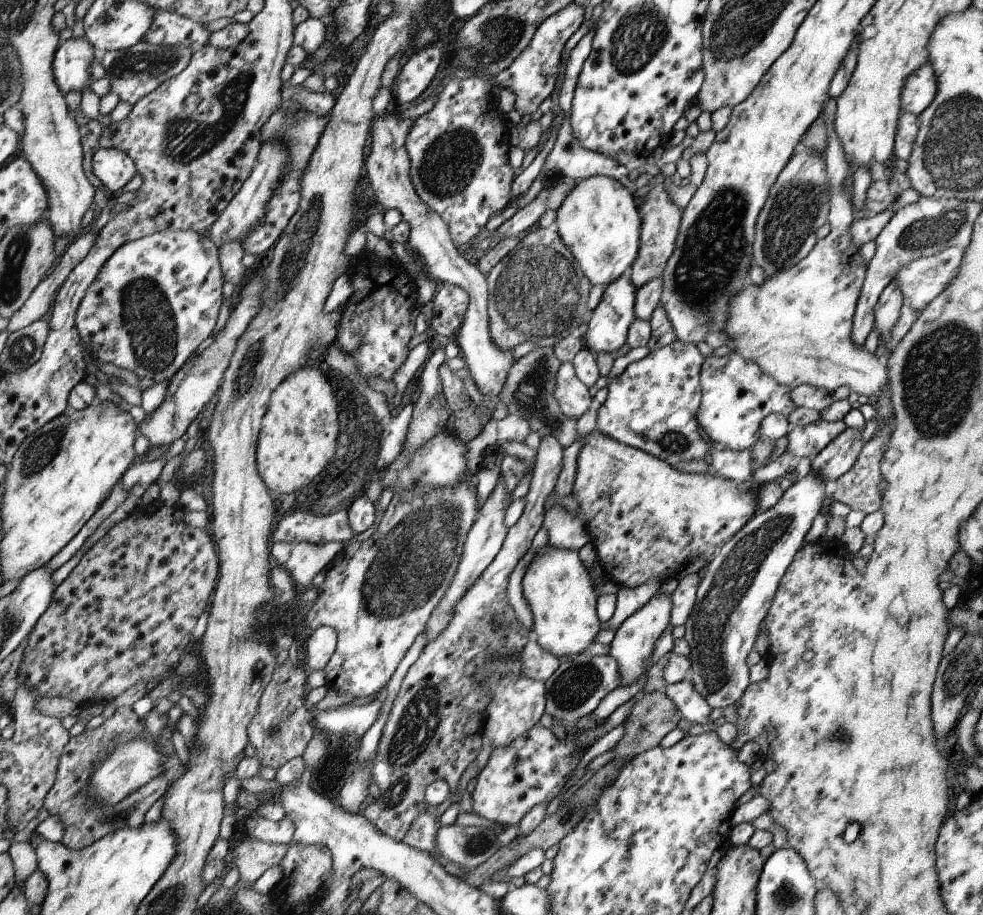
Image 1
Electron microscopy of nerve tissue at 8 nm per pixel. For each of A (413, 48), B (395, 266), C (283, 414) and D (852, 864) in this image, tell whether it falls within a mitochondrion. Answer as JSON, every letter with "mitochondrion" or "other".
{"A":"other","B":"other","C":"other","D":"other"}

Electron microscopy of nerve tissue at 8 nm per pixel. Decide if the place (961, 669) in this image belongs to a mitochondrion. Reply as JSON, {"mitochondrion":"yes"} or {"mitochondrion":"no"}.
{"mitochondrion":"yes"}

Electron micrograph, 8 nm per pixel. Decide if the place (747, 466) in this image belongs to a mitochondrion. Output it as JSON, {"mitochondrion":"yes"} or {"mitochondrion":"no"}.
{"mitochondrion":"no"}

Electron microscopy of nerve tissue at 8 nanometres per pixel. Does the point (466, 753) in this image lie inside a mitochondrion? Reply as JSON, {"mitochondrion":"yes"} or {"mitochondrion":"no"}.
{"mitochondrion":"no"}

